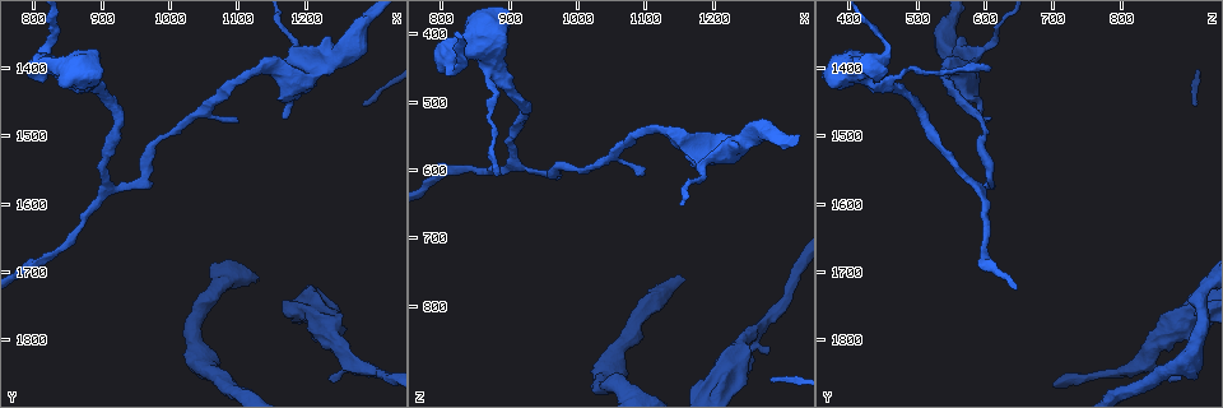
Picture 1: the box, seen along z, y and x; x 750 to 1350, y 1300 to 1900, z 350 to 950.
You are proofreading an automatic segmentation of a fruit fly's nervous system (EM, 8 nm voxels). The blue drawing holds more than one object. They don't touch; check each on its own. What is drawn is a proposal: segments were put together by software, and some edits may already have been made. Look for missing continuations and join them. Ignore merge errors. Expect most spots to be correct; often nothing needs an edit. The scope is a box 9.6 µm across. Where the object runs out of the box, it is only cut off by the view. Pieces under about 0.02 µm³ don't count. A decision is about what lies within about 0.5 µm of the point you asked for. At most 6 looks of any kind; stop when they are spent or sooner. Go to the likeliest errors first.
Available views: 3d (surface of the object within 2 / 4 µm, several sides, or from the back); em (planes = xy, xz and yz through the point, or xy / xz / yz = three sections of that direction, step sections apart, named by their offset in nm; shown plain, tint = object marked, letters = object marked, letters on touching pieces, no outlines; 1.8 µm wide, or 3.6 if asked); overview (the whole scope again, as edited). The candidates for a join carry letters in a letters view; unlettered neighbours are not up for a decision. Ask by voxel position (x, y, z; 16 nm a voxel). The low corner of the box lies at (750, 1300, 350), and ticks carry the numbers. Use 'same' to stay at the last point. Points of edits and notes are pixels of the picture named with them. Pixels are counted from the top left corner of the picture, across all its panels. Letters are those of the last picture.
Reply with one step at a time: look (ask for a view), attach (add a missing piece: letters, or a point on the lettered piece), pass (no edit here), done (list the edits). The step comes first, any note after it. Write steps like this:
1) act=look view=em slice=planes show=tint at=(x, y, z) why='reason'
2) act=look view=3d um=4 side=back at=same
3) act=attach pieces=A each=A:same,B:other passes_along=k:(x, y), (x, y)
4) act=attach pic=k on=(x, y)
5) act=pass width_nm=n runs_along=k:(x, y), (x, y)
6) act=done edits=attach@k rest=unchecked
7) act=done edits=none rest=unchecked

act=look view=3d um=2 at=(1235, 1860, 890) why='branch stops here'

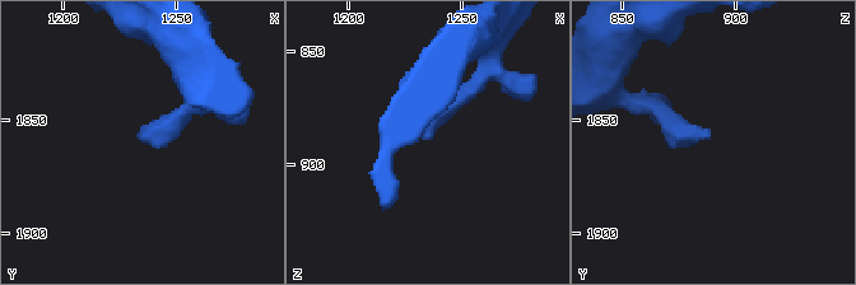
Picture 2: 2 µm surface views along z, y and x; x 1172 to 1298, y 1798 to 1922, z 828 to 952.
act=look view=em slice=planes show=letters at=(1234, 1860, 888) why='now the EM'

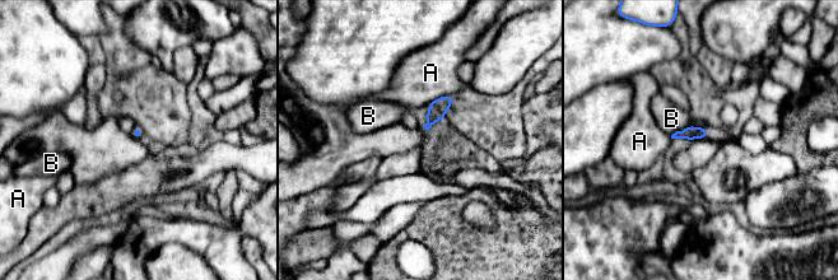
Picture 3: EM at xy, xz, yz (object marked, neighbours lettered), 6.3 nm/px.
act=pass each=A:other,B:other border=3:(690, 124), (670, 135) found='no lettered piece goes on from it'

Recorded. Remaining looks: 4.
act=look view=em slice=planes show=letters at=(885, 1400, 610) why='long arm stops here'

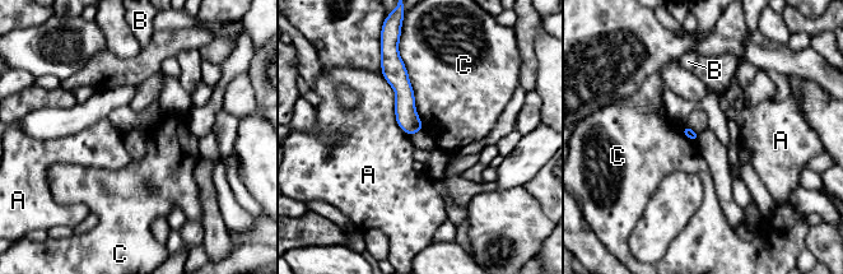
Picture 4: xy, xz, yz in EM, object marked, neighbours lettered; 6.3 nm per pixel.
act=pass width_nm=70 each=A:other,B:other,C:other runs_along=4:(394, 66), (404, 91), (410, 131) found='no lettered piece goes on from it'

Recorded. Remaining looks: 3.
act=look view=3d um=4 at=(1095, 1480, 600) why='thin end'

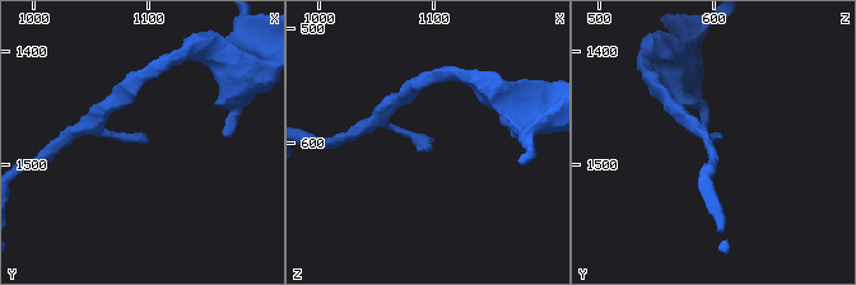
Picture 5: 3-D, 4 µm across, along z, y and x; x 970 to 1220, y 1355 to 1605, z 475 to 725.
act=look view=em slice=xz step=8 show=letters at=(1102, 1480, 602)

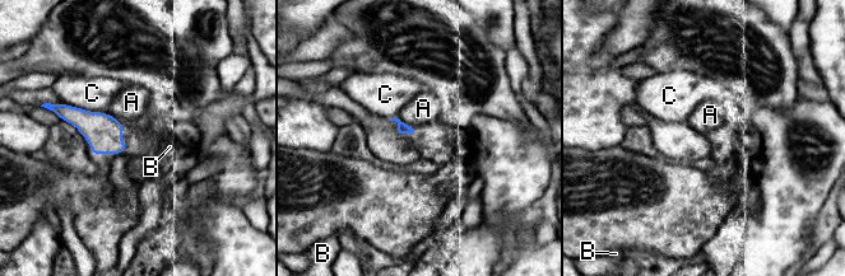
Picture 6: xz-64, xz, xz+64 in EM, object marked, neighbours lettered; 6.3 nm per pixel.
act=look view=em slice=planes show=letters at=same why='another direction'

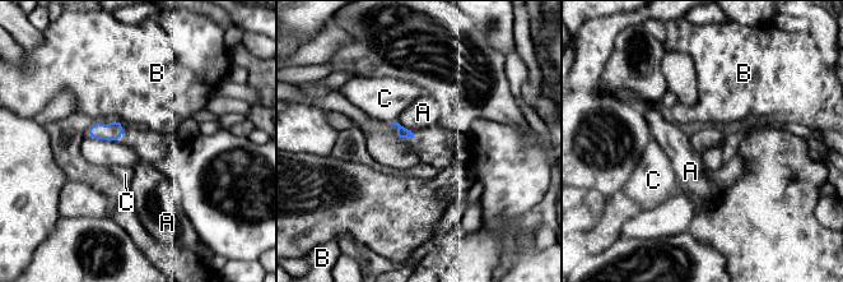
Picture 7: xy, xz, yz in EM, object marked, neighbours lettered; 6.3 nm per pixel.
act=pass each=A:other,B:other,C:other border=7:(397, 121), (410, 130) found='none of them fits'

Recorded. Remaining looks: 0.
act=done edits=none rest=unchecked

